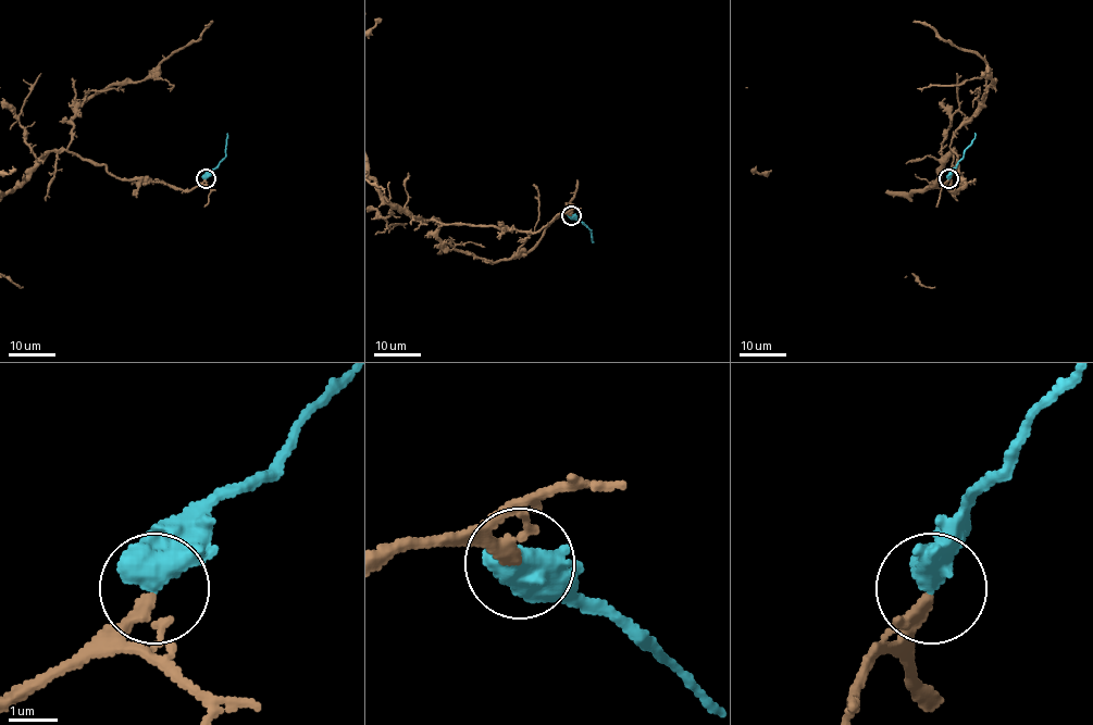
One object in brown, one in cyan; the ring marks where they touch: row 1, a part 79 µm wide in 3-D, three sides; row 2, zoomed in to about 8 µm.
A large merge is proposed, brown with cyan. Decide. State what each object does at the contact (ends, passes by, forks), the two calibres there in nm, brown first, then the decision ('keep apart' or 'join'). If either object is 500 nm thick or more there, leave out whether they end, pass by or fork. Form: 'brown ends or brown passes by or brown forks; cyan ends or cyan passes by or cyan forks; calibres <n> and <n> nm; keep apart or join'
calibres 140 and 700 nm; join

